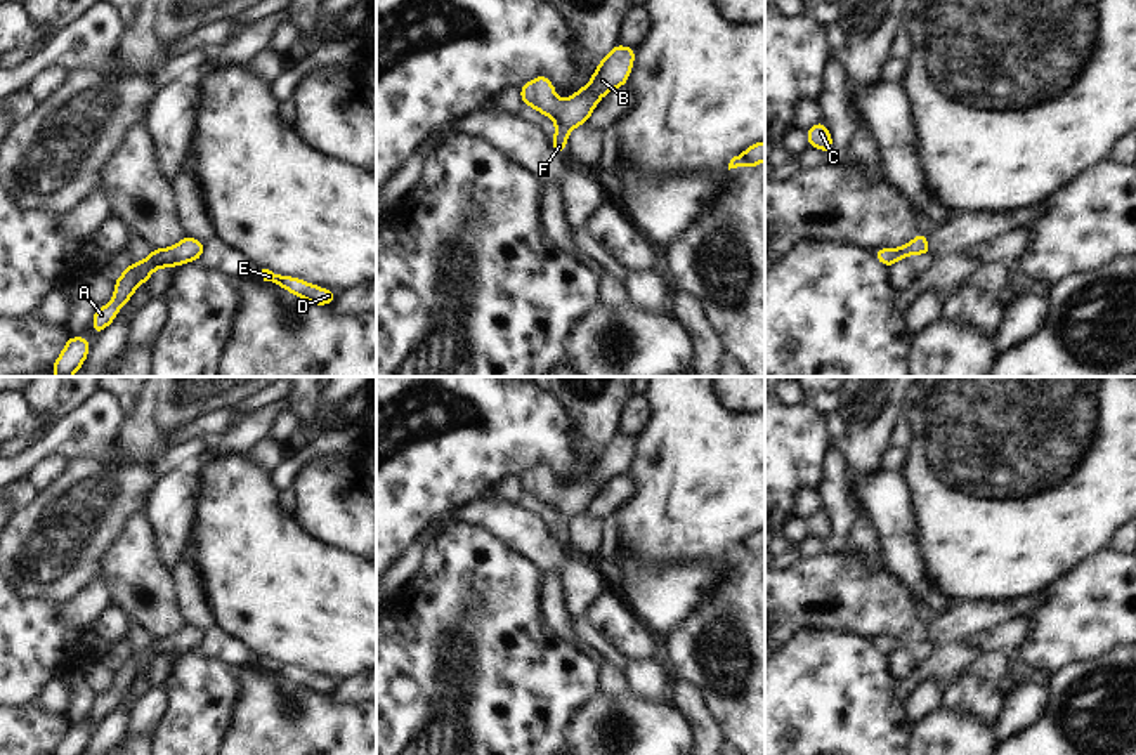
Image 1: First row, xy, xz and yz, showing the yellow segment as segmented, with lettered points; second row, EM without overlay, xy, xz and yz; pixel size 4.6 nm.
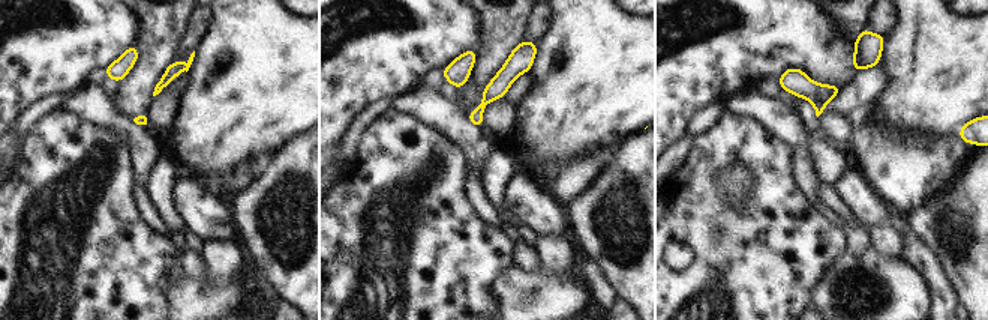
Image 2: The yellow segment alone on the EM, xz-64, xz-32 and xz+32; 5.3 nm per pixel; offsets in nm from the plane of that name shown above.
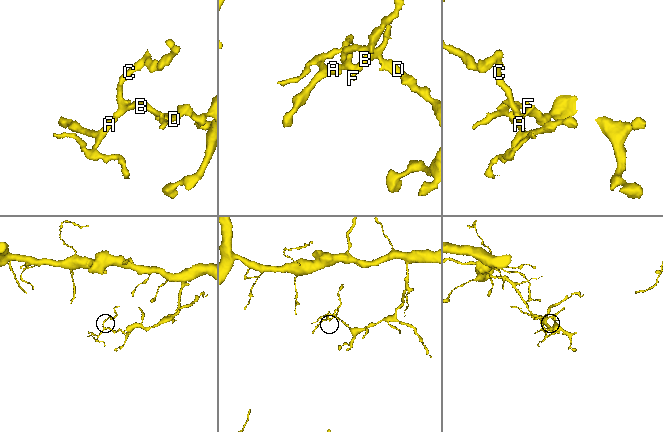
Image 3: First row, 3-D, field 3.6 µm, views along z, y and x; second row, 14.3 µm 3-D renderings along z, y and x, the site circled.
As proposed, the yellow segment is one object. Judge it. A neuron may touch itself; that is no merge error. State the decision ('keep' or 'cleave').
keep

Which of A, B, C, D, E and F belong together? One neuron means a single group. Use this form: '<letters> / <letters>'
A B C D E F

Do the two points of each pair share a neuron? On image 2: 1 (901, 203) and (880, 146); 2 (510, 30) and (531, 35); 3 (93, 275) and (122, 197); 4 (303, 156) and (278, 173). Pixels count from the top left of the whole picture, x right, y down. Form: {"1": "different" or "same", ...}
{"1": "same", "2": "different", "3": "same", "4": "same"}

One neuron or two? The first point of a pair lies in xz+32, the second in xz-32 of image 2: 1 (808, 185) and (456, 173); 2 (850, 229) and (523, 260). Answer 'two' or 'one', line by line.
1: two
2: one

